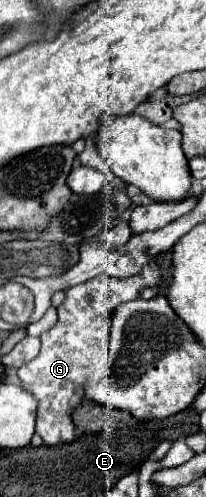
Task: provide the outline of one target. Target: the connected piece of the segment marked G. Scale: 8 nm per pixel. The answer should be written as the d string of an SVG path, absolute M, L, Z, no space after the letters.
M156 259L148 261L142 269L142 273L136 273L132 277L108 277L108 273L102 273L100 277L88 279L76 287L70 287L66 291L66 301L58 307L58 323L40 335L42 349L36 359L22 365L18 369L18 377L22 381L24 391L32 393L38 399L38 415L36 415L36 433L42 437L46 445L60 445L74 439L74 423L70 419L76 405L84 399L84 383L90 375L90 357L98 353L100 349L108 347L110 341L110 327L112 327L112 315L118 305L134 301L140 297L144 287L158 287L164 281L164 273L160 271L160 265Z

